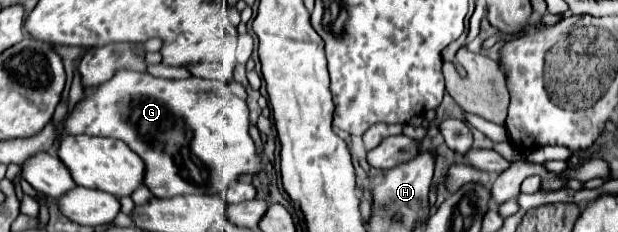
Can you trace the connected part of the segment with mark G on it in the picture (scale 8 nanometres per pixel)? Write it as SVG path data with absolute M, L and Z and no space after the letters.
M119 71L115 73L113 79L109 79L107 83L103 83L101 87L97 87L95 91L91 89L87 93L87 99L81 101L73 113L69 115L69 119L65 121L65 135L97 135L97 137L113 137L119 139L123 143L127 143L147 165L147 175L143 175L143 183L147 185L147 189L155 195L155 197L177 197L177 195L203 195L203 193L221 193L227 191L227 187L237 181L241 175L259 175L265 167L263 157L257 153L255 141L249 135L249 109L247 103L243 99L237 99L229 87L219 81L209 81L209 79L201 79L201 77L189 77L183 81L171 81L171 79L157 79L149 73L135 73L135 71Z

